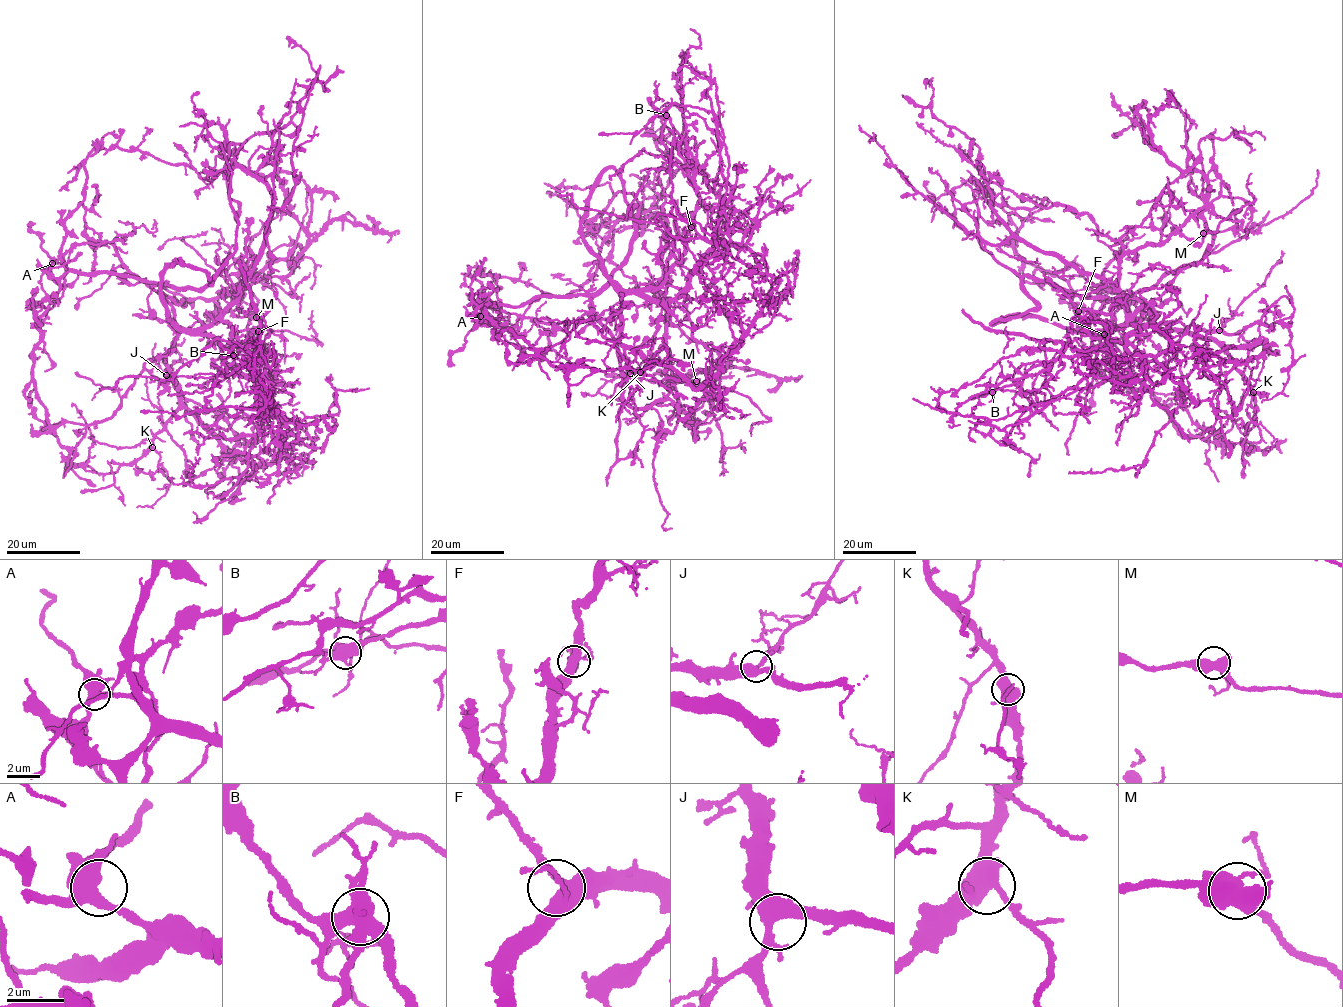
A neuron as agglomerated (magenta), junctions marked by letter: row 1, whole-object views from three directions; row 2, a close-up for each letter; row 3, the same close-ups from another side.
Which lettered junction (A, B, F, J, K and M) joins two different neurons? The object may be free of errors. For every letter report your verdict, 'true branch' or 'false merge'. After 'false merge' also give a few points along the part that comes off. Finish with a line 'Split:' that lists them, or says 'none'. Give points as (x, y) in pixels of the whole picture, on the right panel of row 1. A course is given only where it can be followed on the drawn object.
A: true branch
B: false merge; foreign part runs (991, 391), (1035, 393), (1046, 342), (1124, 364), (1097, 385), (996, 420), (932, 400)
F: true branch
J: true branch
K: true branch
M: true branch
Split: B

